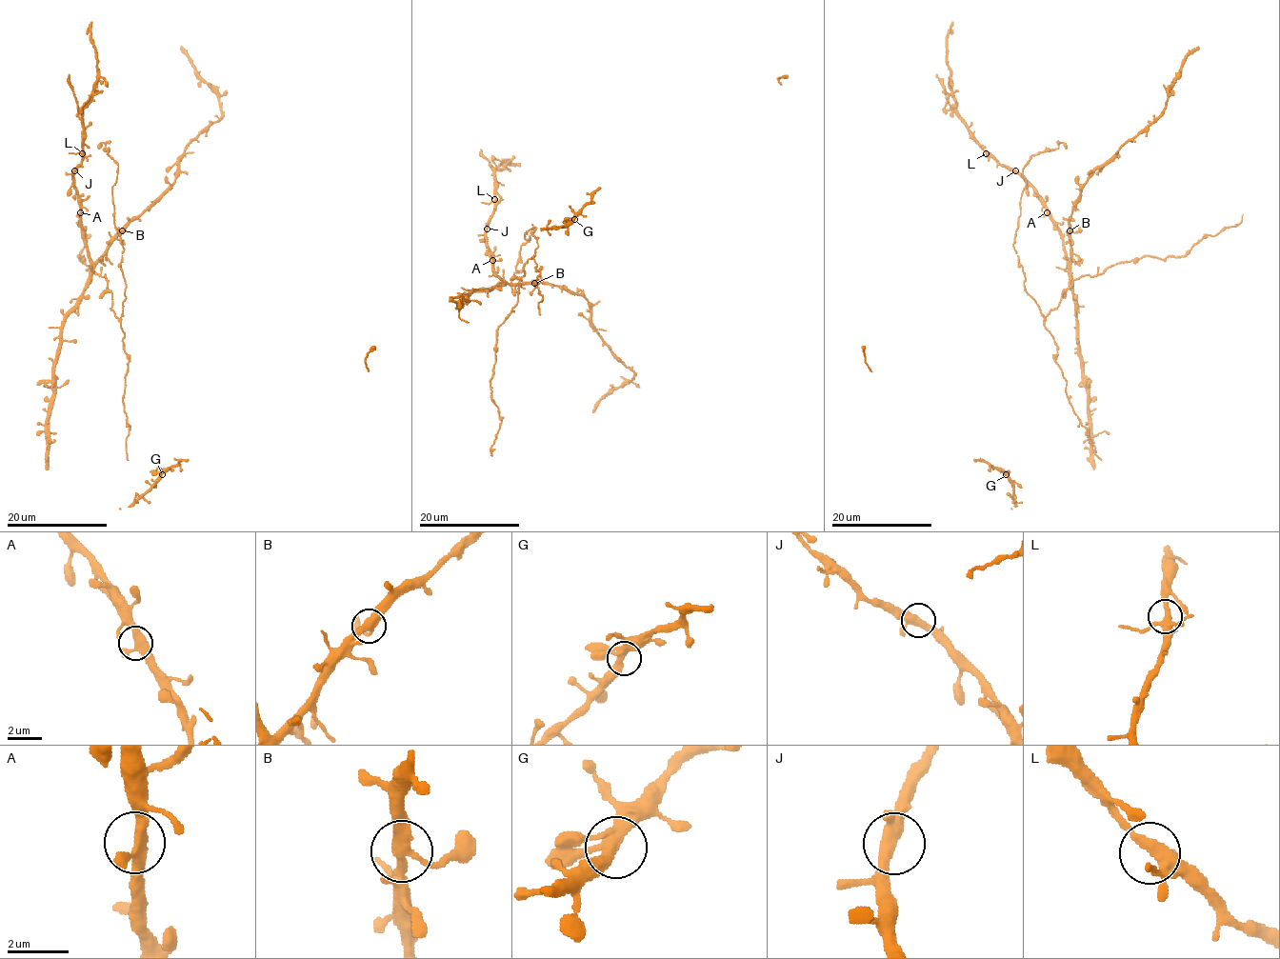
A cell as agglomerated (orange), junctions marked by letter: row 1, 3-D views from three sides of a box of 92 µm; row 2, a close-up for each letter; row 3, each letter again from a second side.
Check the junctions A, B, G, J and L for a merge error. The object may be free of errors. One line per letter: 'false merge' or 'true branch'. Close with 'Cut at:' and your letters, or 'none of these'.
A: true branch
B: true branch
G: true branch
J: true branch
L: true branch
Cut at: none of these

